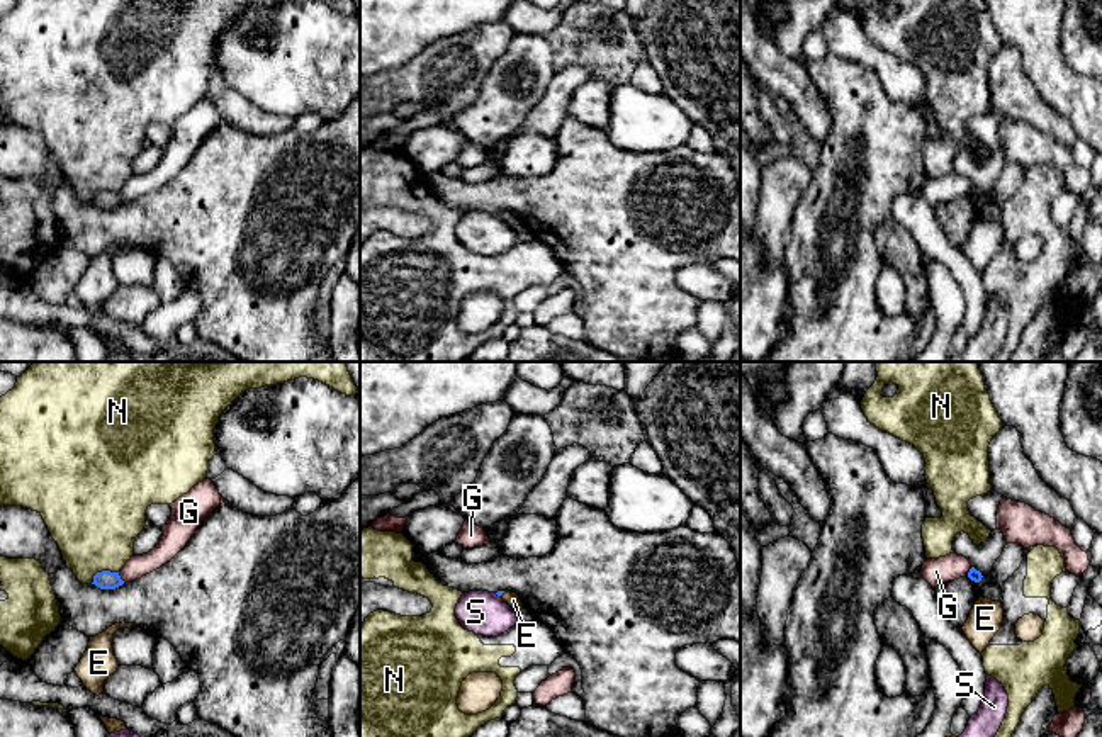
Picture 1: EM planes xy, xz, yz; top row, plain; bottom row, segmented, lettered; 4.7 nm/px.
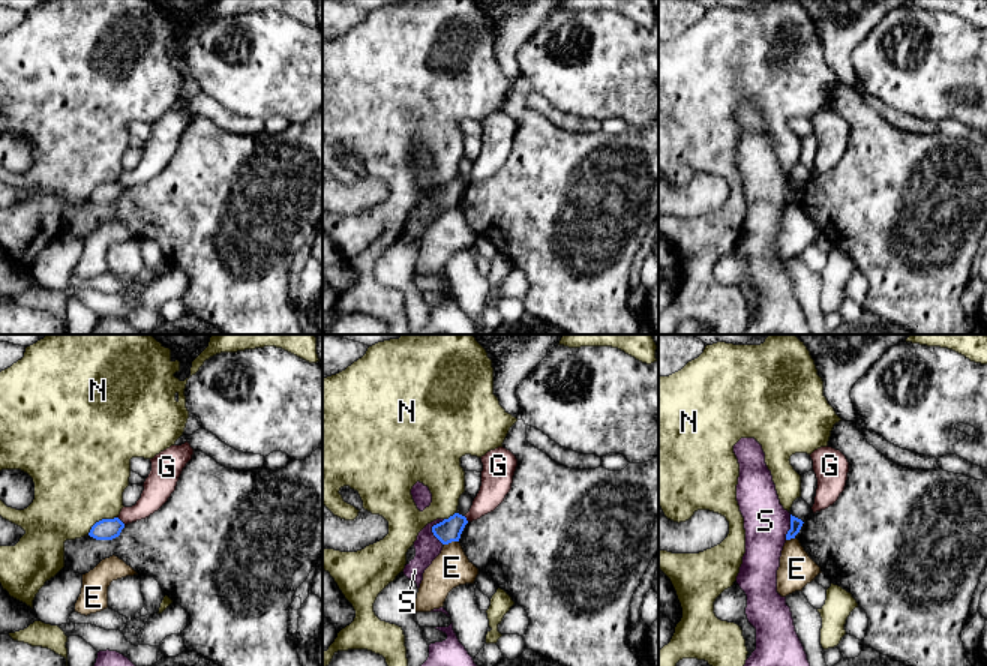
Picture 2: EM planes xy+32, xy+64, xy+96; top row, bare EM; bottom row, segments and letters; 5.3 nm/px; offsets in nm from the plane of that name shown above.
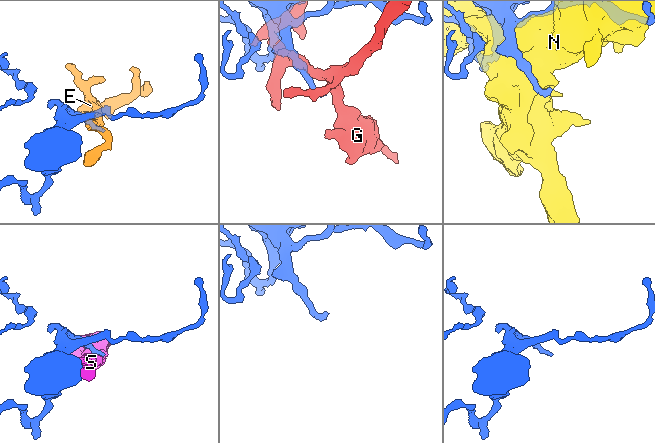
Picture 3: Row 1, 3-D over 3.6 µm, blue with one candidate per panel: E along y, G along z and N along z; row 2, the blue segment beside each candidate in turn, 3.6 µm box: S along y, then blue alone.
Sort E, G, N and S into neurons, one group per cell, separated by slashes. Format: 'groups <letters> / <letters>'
groups E / G / N / S

